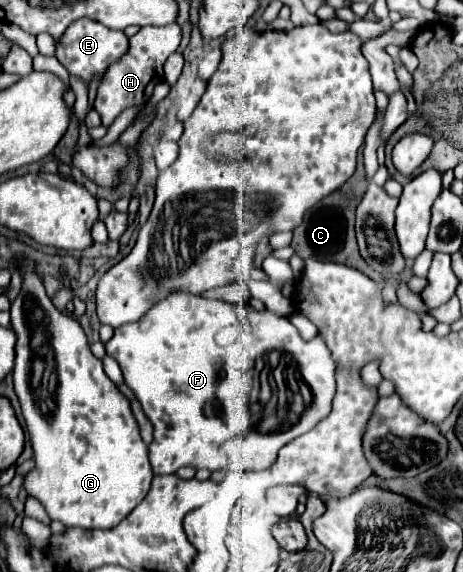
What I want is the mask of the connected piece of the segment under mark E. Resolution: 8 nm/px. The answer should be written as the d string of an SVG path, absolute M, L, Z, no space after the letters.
M80 18L74 24L70 24L66 28L66 32L56 40L56 54L54 56L72 76L76 76L78 80L82 80L90 86L90 82L94 78L98 78L98 80L104 78L106 70L128 52L128 46L130 46L130 42L124 32L110 30L90 18Z

